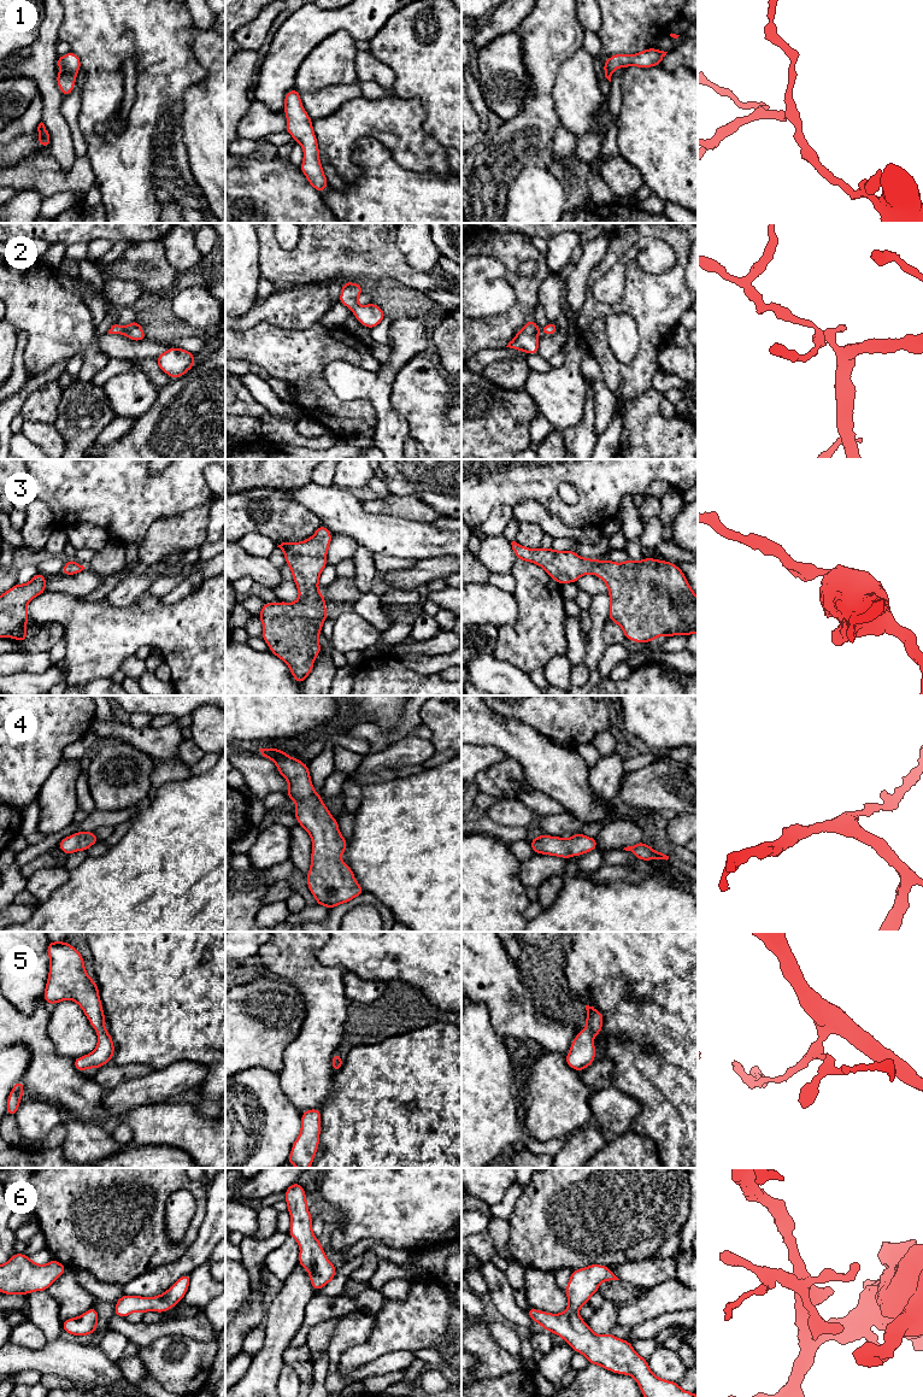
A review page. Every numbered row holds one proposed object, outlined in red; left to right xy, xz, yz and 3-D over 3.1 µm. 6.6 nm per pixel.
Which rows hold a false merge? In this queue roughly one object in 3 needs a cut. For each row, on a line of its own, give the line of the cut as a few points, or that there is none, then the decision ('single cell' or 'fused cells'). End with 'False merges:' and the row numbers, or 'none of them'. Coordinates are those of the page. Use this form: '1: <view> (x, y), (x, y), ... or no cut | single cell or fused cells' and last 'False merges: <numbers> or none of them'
1: no cut | single cell
2: no cut | single cell
3: no cut | single cell
4: no cut | single cell
5: no cut | single cell
6: no cut | single cell
False merges: none of them

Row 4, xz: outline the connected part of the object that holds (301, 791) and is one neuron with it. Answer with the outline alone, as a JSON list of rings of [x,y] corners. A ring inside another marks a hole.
[[[259,750],[288,781],[287,798],[296,803],[294,816],[312,839],[311,868],[306,876],[316,904],[330,910],[365,893],[349,865],[340,859],[347,839],[340,834],[337,820],[323,804],[322,794],[314,792],[307,764],[287,756],[284,750]]]

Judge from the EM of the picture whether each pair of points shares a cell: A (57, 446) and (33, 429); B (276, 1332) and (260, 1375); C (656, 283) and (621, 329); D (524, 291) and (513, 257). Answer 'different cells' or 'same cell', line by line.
A: same cell
B: same cell
C: different cells
D: same cell

